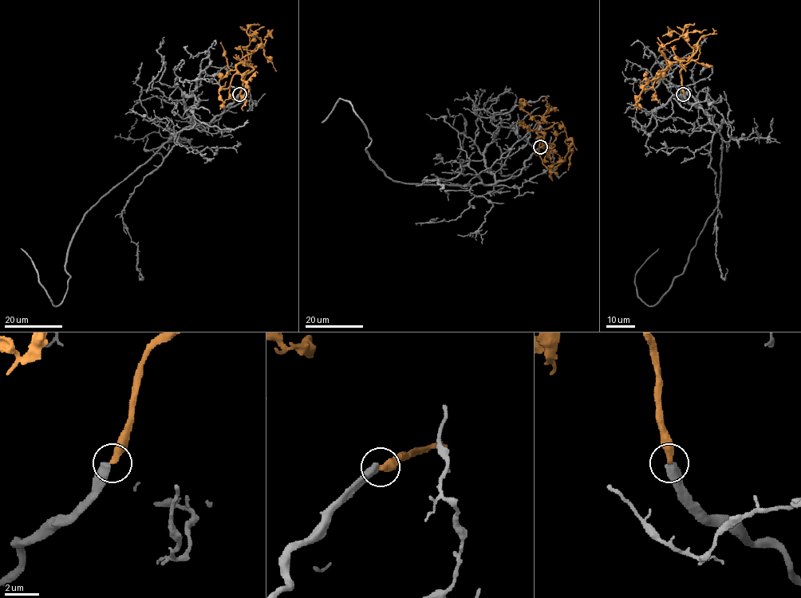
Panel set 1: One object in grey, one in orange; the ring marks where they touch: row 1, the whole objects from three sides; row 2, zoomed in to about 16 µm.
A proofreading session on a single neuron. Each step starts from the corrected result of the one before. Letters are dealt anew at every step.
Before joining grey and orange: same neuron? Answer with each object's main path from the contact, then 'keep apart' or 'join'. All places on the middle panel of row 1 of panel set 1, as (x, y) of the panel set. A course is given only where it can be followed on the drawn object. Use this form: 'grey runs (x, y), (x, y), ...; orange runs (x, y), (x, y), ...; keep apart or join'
grey runs (540, 147), (491, 184), (413, 184), (370, 159), (349, 101), (321, 122); orange runs (540, 147), (554, 145), (546, 143), (542, 129), (558, 123), (564, 128), (565, 142), (572, 151), (568, 170); keep apart

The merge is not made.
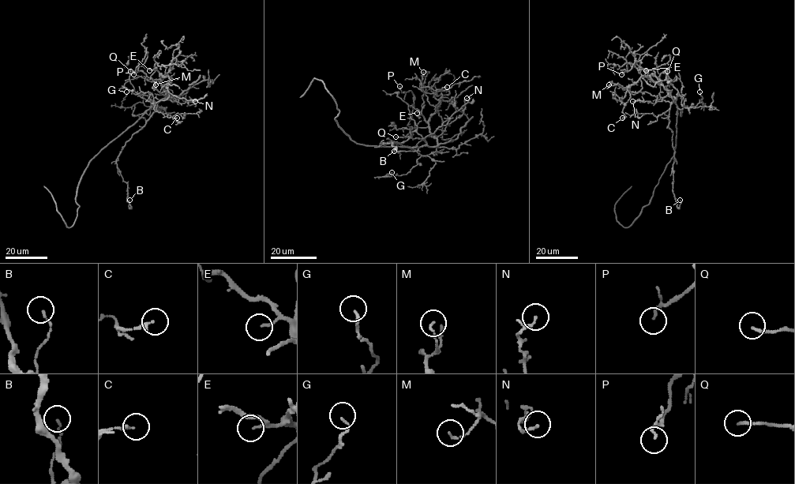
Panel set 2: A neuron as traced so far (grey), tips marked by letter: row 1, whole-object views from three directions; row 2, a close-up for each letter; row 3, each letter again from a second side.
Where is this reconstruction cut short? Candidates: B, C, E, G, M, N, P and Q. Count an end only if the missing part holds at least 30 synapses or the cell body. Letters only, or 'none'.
none

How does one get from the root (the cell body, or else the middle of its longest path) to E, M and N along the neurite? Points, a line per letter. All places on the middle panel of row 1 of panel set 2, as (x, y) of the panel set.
E: (386, 147), (419, 148), (437, 144), (423, 116), (419, 111), (417, 113)
M: (386, 147), (437, 144), (429, 132), (429, 120), (438, 106), (429, 103), (419, 87), (423, 72)
N: (386, 147), (436, 147), (437, 137), (445, 131), (445, 127), (463, 114), (466, 98)

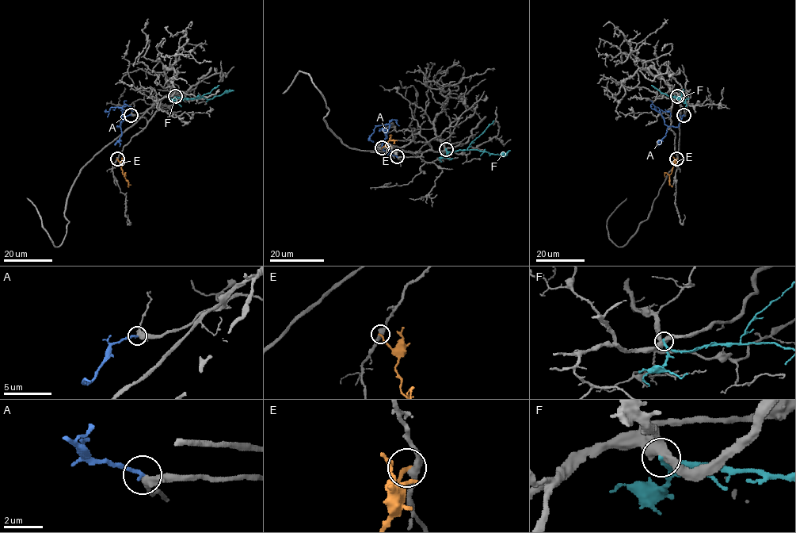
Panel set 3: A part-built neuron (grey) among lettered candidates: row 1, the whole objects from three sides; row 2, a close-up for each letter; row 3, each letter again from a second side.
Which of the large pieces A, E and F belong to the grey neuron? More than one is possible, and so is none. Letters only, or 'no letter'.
A

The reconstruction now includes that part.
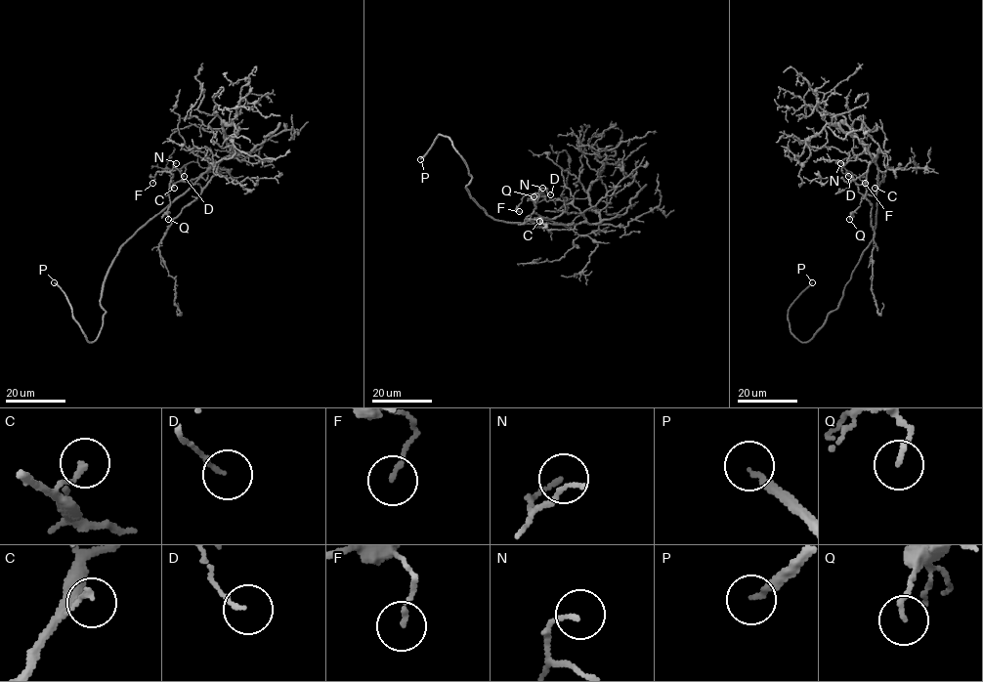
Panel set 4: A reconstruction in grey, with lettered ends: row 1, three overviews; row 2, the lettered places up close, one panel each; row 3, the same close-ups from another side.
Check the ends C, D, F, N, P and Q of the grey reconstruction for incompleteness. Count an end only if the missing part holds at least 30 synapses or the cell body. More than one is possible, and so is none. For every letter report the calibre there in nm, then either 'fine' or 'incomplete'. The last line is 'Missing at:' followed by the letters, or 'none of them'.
C: 160 nm thick; fine
D: 120 nm thick; fine
F: 120 nm thick; fine
N: 120 nm thick; fine
P: 150 nm thick; incomplete
Q: 120 nm thick; fine
Missing at: P

